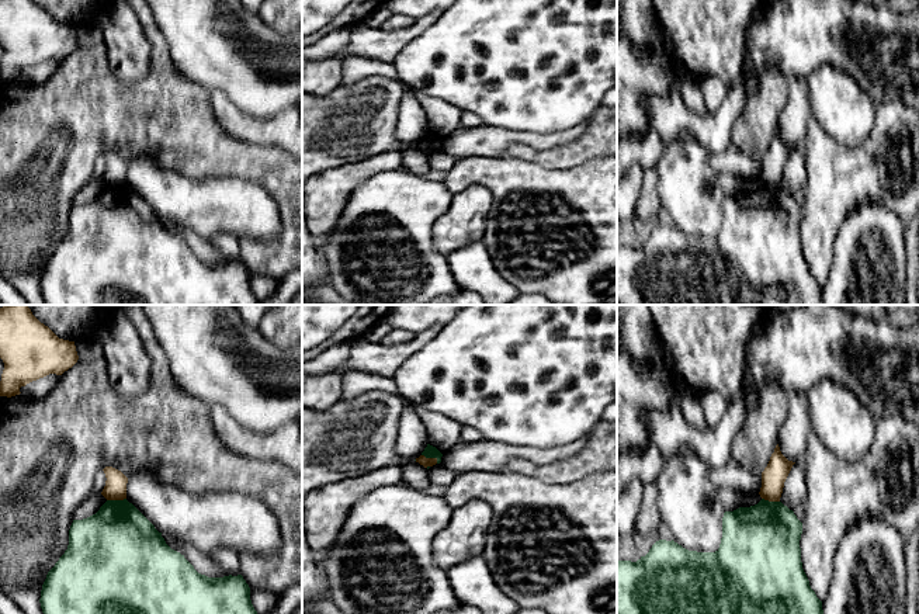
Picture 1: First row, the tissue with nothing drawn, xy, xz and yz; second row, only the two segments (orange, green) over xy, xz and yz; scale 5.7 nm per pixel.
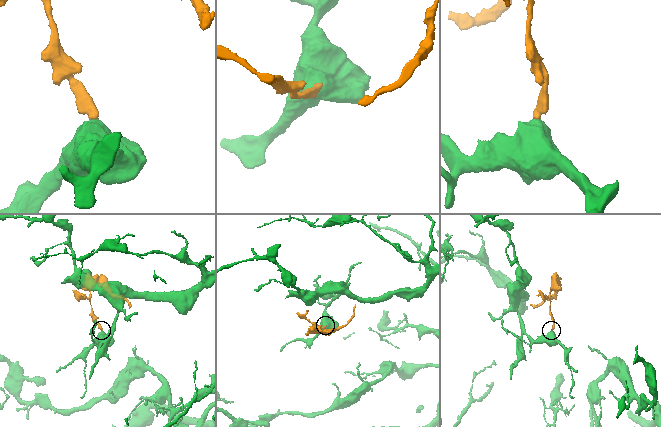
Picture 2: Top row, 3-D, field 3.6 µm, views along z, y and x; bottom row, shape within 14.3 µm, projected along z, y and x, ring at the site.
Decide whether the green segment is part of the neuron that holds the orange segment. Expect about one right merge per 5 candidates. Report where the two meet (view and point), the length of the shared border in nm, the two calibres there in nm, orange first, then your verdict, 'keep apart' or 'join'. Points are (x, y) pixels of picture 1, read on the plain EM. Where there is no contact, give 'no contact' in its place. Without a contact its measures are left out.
contact xz (430, 144); length 110 nm; calibres 60 and 70 nm; keep apart

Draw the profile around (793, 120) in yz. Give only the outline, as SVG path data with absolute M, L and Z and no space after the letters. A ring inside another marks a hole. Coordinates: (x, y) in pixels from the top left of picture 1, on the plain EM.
M797 76L787 77L787 101L777 125L781 139L788 146L801 146L811 117L807 80Z

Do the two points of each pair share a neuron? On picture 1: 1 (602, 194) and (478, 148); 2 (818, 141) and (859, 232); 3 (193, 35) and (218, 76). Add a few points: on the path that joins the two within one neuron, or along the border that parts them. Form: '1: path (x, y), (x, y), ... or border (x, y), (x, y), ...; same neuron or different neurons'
1: border (502, 155), (465, 156); different neurons
2: border (883, 204), (860, 203), (849, 212), (835, 240); different neurons
3: path (203, 45), (218, 61), (218, 66); same neuron

